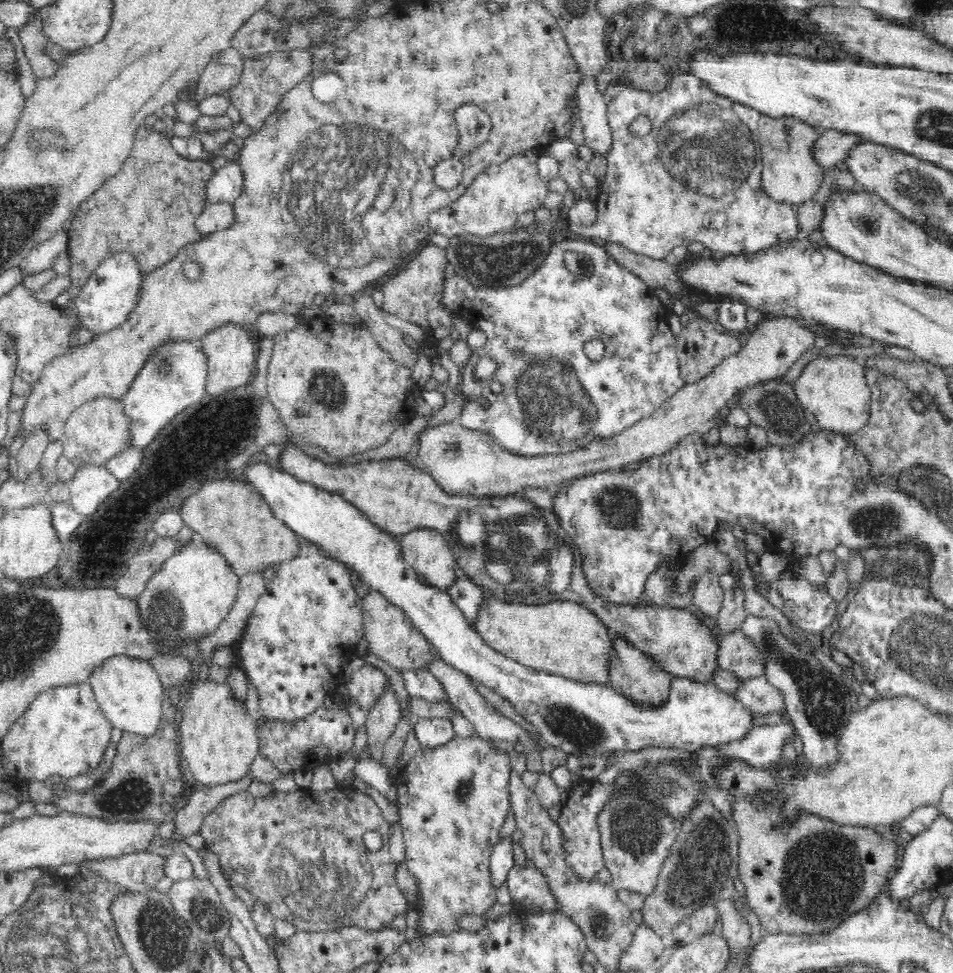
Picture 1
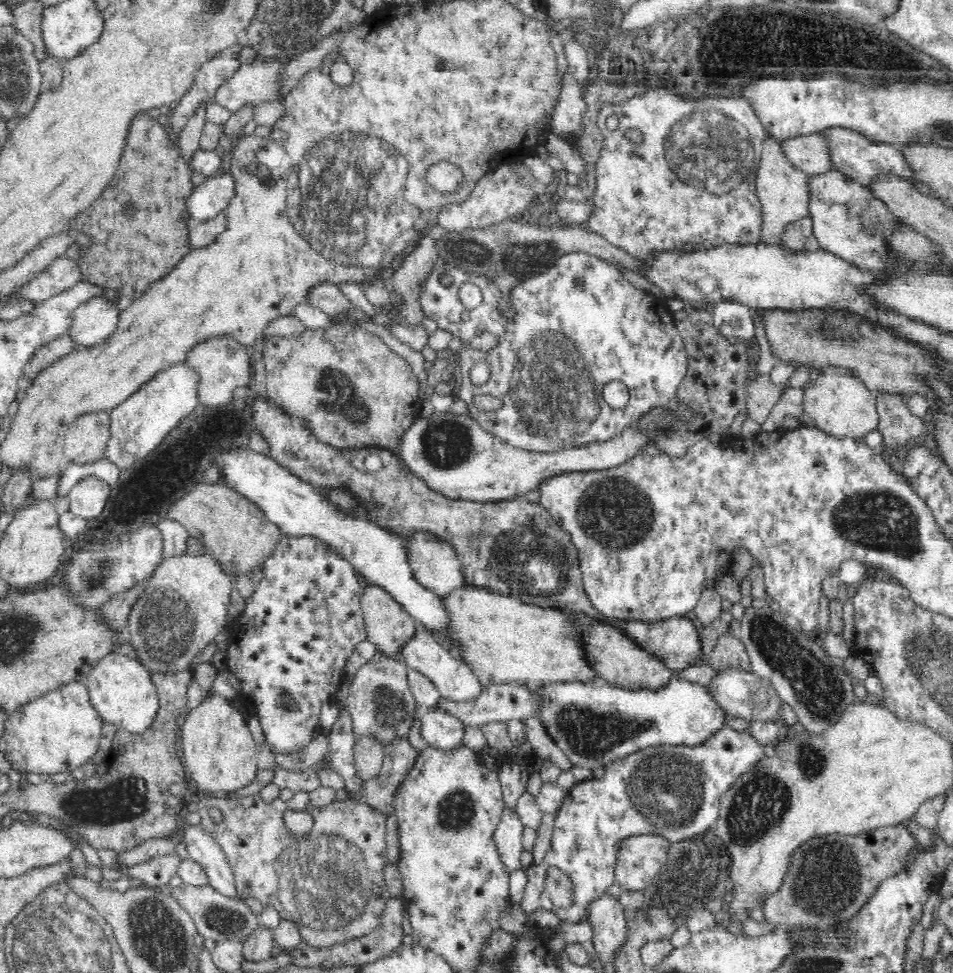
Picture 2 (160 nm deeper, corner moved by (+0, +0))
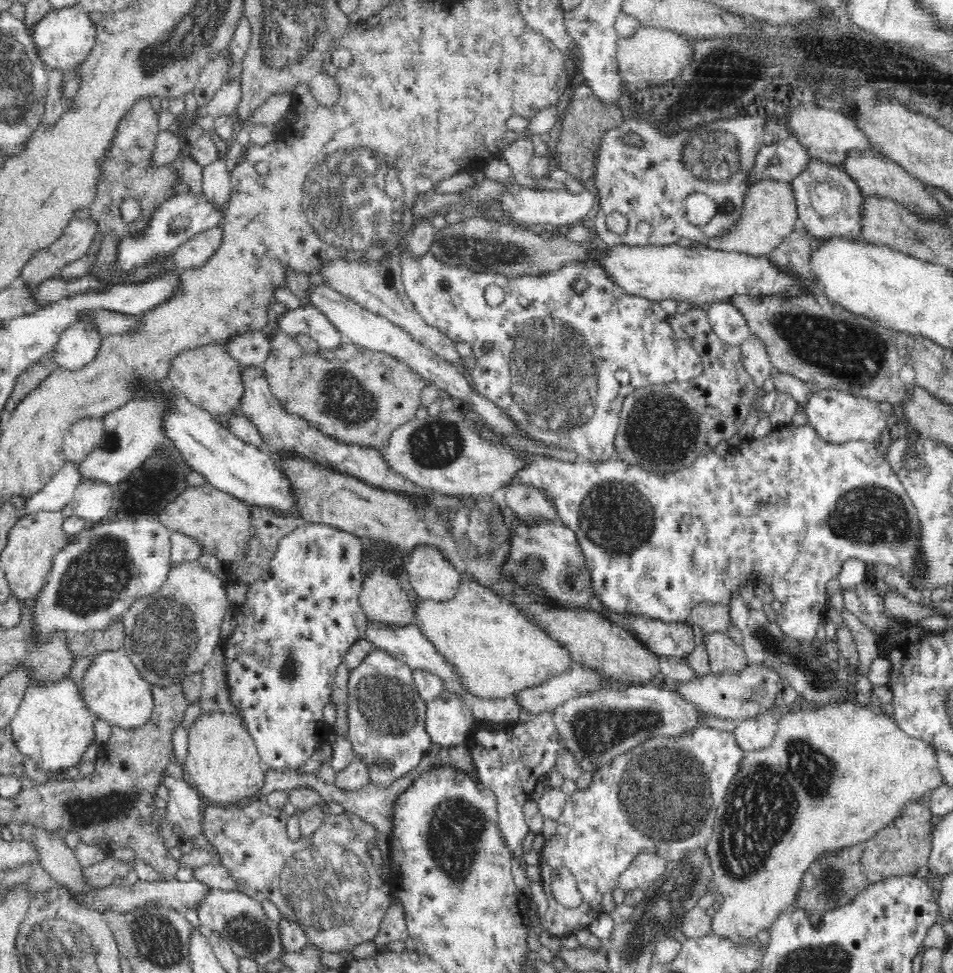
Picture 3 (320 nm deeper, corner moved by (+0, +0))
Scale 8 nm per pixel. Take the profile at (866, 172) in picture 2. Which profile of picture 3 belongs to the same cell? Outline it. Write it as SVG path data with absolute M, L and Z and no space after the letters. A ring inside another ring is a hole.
M799 105L789 112L789 123L793 134L808 149L810 156L823 163L843 168L850 152L857 154L875 150L862 127L858 126L856 116L850 113L844 114L818 105Z

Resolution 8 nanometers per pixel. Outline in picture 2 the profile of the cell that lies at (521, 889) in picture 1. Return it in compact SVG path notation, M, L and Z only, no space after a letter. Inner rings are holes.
M725 727L705 744L695 748L658 746L620 759L607 766L604 774L598 774L592 779L577 782L567 793L561 807L556 812L554 835L551 846L539 866L530 865L527 868L526 886L522 892L520 908L530 914L540 908L550 910L560 919L575 921L584 918L587 904L597 896L606 893L606 888L614 882L616 862L615 844L623 837L636 836L638 833L657 833L676 842L686 838L704 834L716 825L720 797L730 790L730 787L746 772L765 760L772 752L778 740L772 745L763 745L750 732L732 730ZM550 866L555 866L569 878L571 884L571 903L568 908L553 906L546 892L546 874Z

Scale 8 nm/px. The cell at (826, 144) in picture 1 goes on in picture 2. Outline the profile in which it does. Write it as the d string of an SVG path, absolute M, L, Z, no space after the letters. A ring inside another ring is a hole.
M824 131L783 140L782 147L790 161L811 176L836 169L830 155L830 141L826 139Z

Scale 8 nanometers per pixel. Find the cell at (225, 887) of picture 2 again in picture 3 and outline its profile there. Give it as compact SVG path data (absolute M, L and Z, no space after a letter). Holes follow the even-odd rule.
M162 776L162 784L169 790L166 820L174 823L181 838L187 838L189 850L210 850L213 844L209 842L202 827L202 812L200 812L200 796L186 779L180 780Z

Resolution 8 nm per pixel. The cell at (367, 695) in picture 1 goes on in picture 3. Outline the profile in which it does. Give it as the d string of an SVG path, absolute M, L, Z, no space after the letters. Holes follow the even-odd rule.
M376 648L349 674L349 737L356 756L369 762L370 781L389 787L429 752L432 741L426 733L427 703L415 690L413 669L389 652Z

